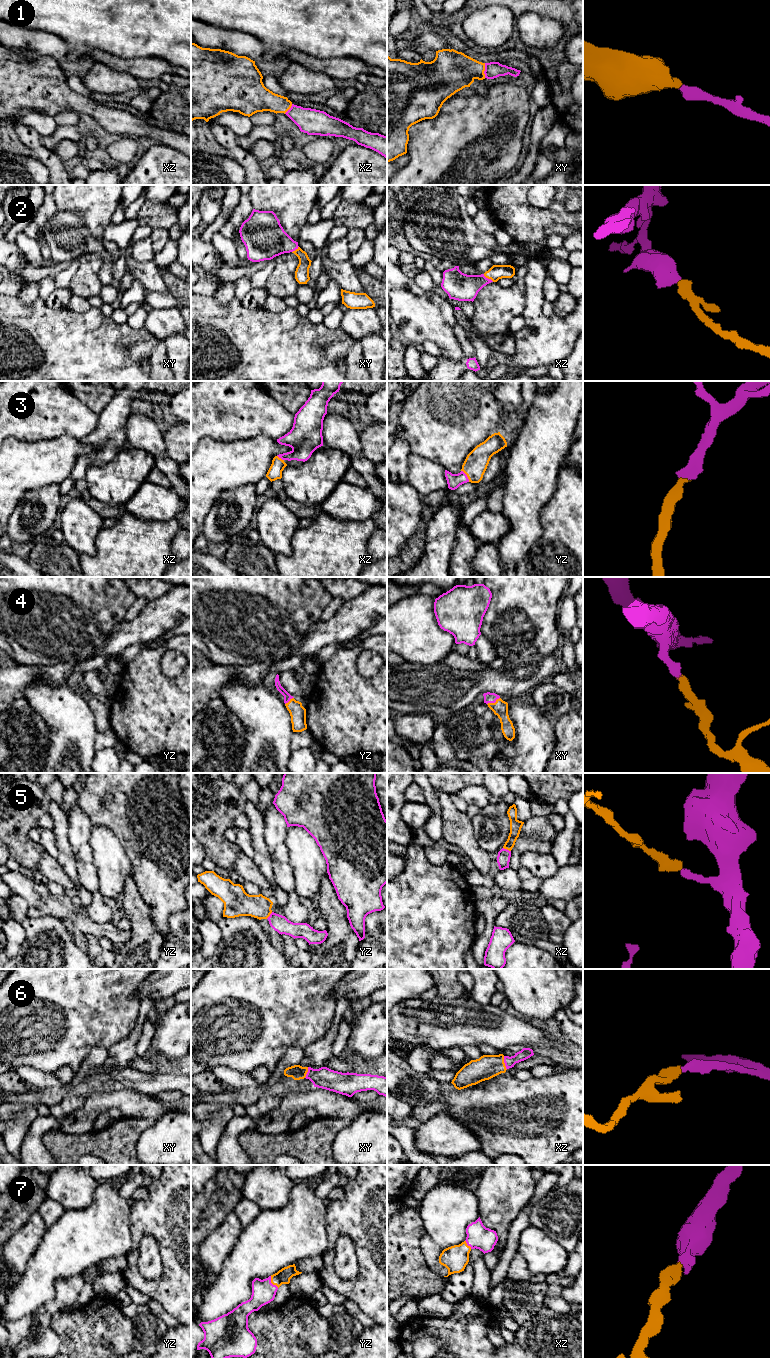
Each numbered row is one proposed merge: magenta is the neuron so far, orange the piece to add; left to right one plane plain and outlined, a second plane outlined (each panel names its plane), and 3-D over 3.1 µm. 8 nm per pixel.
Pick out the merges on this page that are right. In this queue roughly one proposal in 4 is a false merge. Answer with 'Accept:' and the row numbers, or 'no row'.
Accept: 1, 2, 3, 4, 5, 6, 7

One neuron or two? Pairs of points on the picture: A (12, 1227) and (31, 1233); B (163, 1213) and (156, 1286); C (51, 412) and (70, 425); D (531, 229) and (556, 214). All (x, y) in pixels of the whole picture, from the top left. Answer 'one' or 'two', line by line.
A: two
B: one
C: one
D: one

